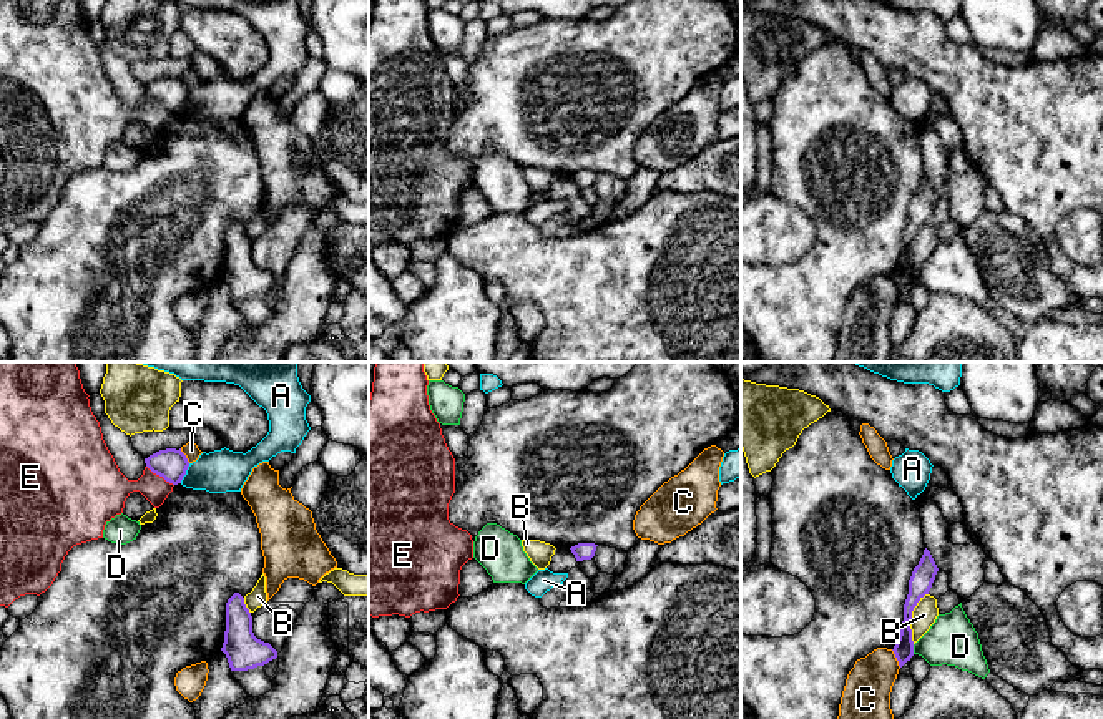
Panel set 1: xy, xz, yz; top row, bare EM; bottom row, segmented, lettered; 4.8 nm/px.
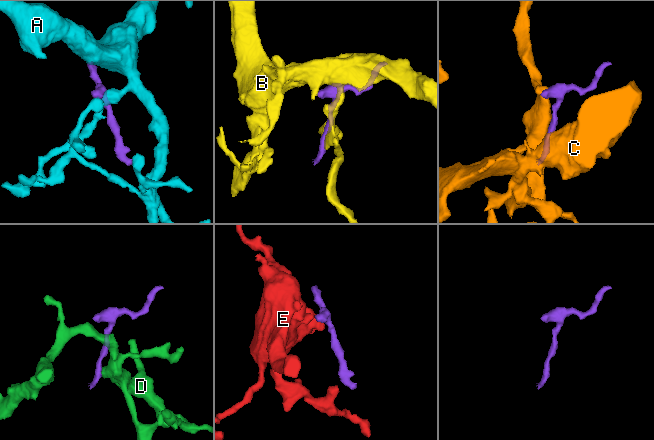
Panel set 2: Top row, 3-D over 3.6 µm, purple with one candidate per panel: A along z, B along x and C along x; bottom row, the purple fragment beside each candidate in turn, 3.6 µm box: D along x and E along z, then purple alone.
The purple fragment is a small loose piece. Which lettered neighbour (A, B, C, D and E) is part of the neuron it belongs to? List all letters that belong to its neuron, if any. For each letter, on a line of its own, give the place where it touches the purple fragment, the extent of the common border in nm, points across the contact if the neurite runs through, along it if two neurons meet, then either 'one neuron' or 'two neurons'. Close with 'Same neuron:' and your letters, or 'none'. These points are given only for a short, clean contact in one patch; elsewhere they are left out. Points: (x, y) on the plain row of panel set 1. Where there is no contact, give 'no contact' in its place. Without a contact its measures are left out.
A: contact xy (185, 102); length 110 nm; border xy (190, 92), (180, 110); two neurons
B: contact yz (911, 246); length 260 nm; two neurons
C: contact yz (896, 284); length 100 nm; two neurons
D: contact yz (912, 278); length 50 nm; border yz (912, 273), (914, 281); two neurons
E: contact xy (160, 103); length 170 nm; border xy (147, 93), (173, 113); two neurons
Same neuron: none

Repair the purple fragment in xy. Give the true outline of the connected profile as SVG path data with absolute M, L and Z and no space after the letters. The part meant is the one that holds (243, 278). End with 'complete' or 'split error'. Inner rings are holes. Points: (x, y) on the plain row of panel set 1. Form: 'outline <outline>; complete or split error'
outline M234 221L226 231L226 259L221 279L231 299L248 299L277 286L277 279L252 261L252 244L244 226Z; complete

